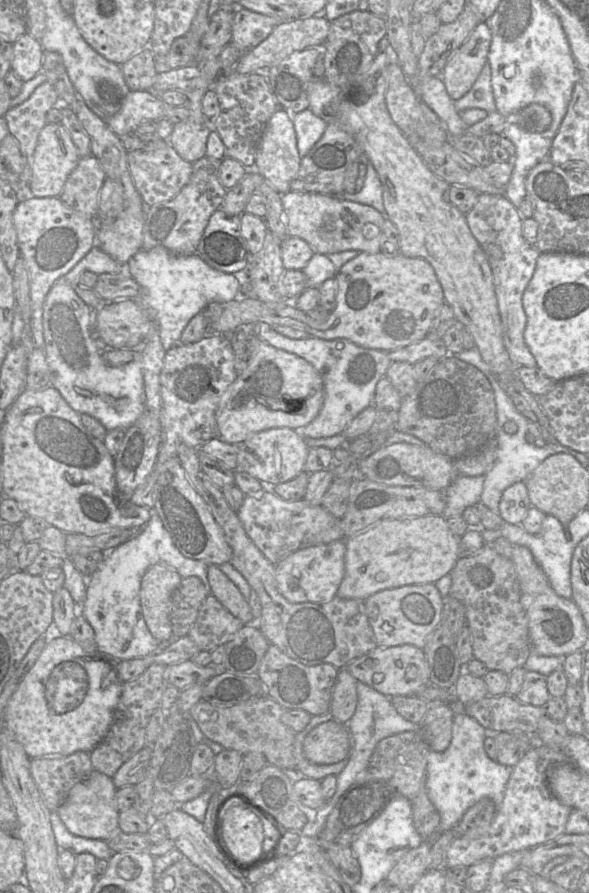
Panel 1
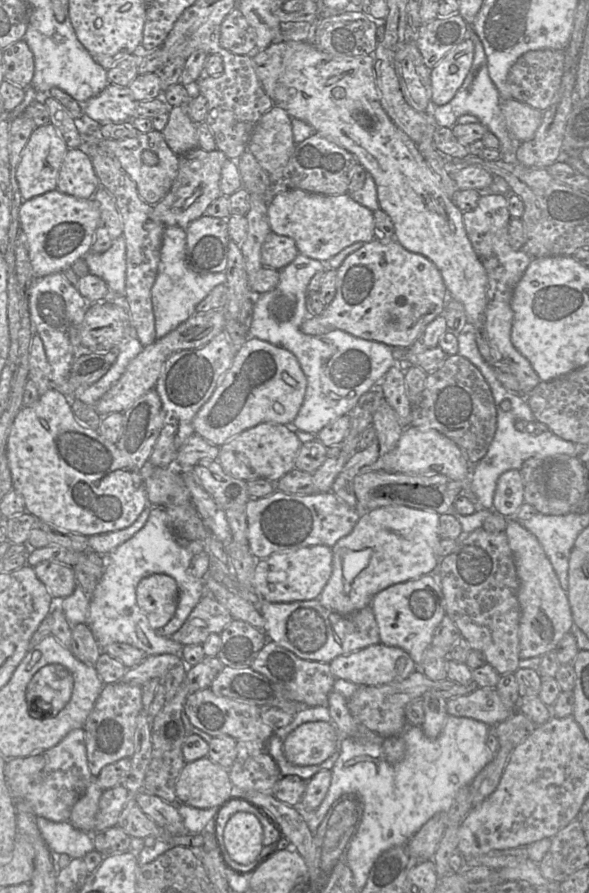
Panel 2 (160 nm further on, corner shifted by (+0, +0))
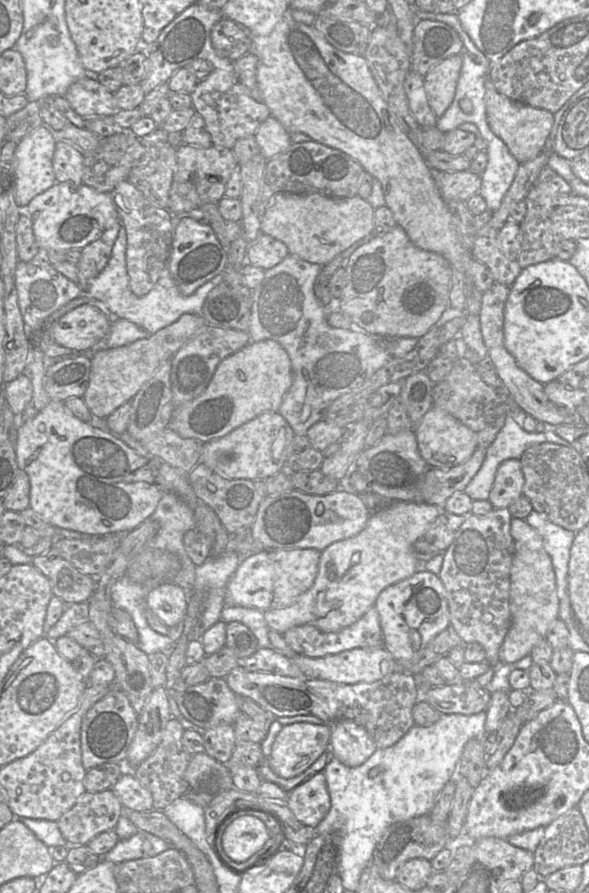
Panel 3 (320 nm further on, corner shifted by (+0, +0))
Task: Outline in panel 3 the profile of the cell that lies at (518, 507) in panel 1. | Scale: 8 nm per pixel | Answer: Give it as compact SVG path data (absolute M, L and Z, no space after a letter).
M507 459L497 469L488 500L495 509L508 508L522 495L523 485L520 459Z

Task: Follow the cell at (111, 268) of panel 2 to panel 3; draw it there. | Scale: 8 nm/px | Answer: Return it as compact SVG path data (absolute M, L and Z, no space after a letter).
M122 225L107 265L95 278L88 282L85 292L88 292L89 297L102 301L116 318L126 319L150 334L154 334L174 323L183 314L201 314L208 293L222 282L222 275L218 274L200 286L193 294L184 296L179 292L168 267L165 267L154 287L146 295L138 297L129 287L126 245L127 233Z

